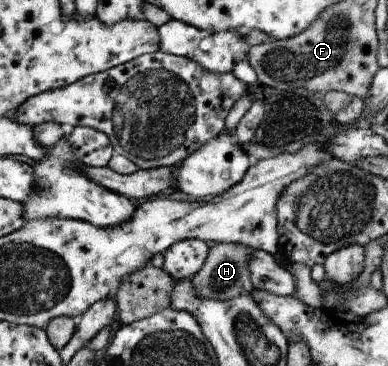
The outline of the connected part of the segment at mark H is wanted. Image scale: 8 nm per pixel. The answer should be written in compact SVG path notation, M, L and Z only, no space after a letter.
M241 244L209 245L209 251L202 268L190 279L195 295L204 300L229 301L237 296L250 295L253 291L250 284L247 262L250 248Z

